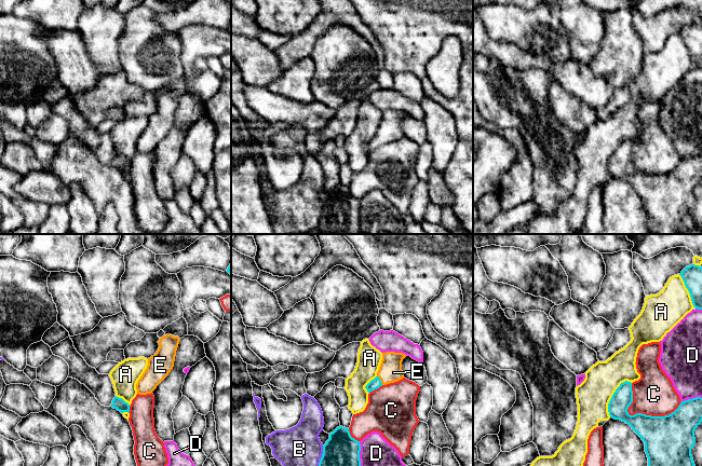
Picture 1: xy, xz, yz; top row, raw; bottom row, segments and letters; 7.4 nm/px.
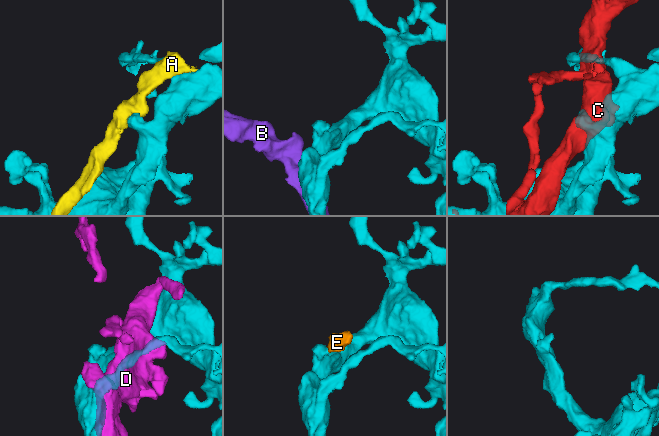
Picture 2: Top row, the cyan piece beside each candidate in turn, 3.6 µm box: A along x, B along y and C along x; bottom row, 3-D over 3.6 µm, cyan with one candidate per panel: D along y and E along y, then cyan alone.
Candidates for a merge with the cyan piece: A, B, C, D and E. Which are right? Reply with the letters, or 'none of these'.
E

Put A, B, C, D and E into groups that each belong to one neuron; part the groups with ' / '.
A / B / C / D / E

